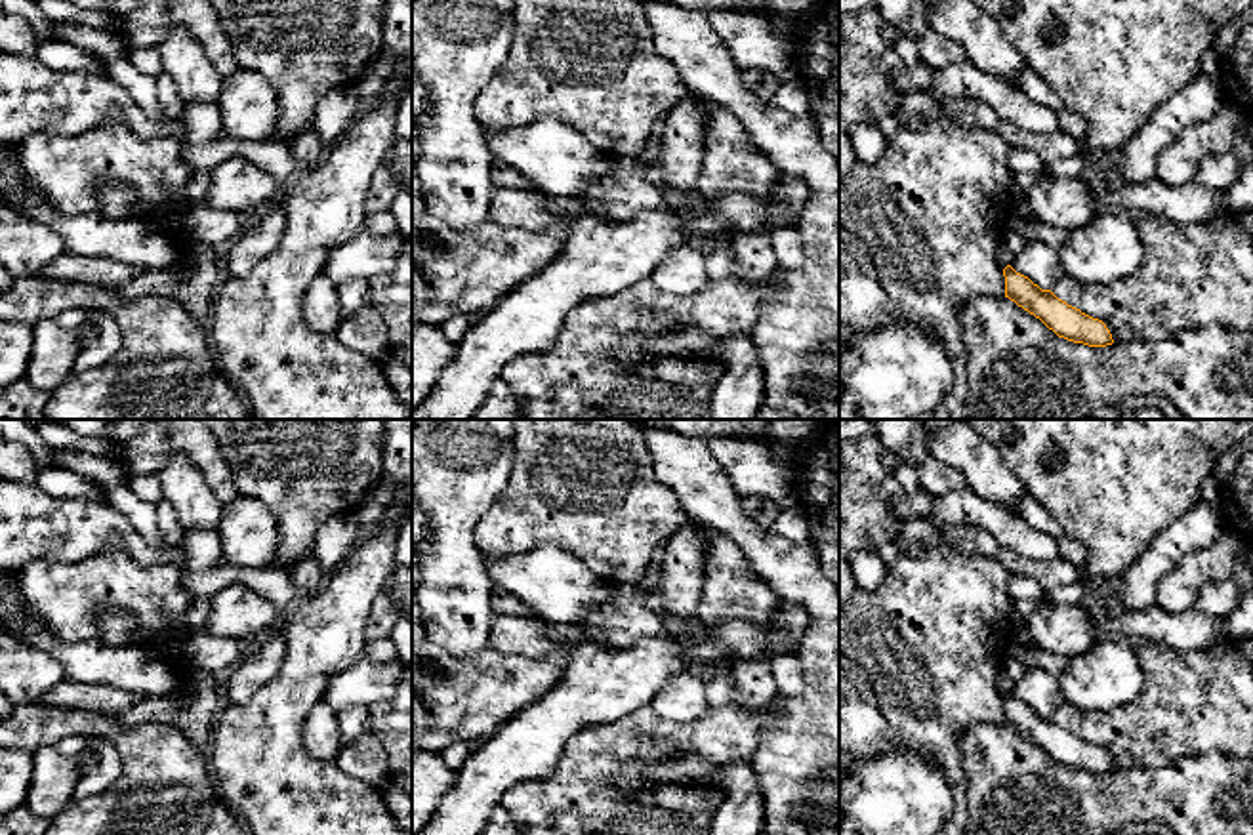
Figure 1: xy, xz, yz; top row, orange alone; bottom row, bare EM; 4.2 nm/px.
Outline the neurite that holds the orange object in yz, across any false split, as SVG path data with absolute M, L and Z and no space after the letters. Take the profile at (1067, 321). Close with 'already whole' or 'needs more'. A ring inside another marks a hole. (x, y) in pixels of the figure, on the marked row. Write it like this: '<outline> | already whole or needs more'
M1011 265L1003 269L1005 297L1039 318L1058 337L1089 347L1112 345L1106 324L1058 299L1051 290L1041 290Z | already whole

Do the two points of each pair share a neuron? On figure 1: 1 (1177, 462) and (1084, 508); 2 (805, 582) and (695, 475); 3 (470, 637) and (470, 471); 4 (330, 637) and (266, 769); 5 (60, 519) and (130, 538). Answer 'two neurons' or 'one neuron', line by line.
1: one neuron
2: one neuron
3: one neuron
4: one neuron
5: one neuron

